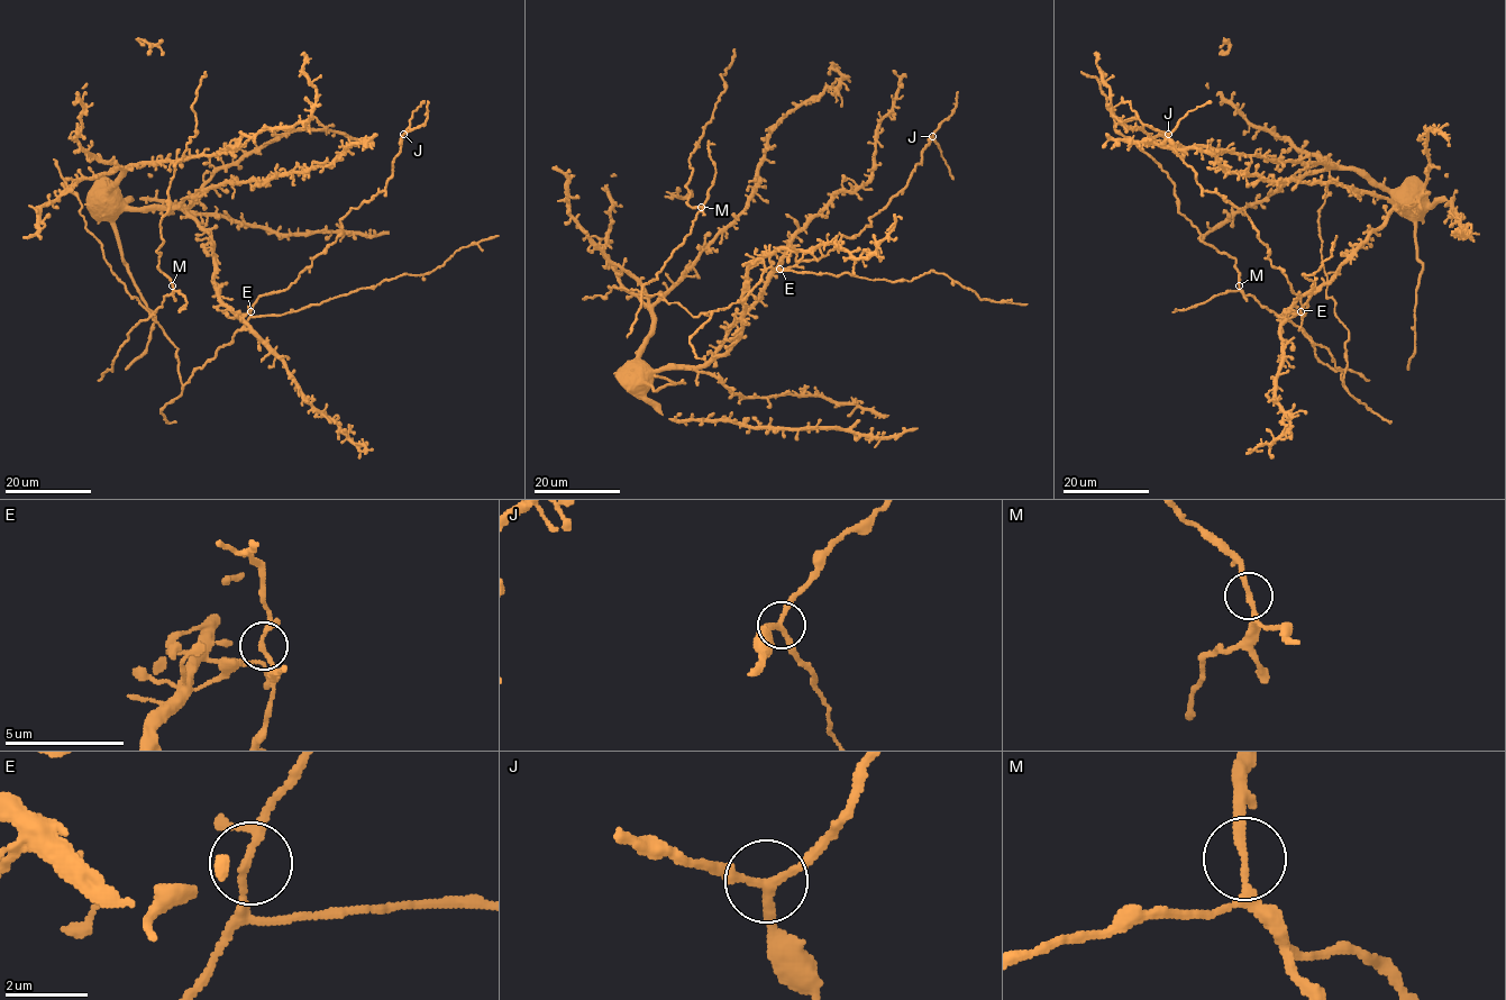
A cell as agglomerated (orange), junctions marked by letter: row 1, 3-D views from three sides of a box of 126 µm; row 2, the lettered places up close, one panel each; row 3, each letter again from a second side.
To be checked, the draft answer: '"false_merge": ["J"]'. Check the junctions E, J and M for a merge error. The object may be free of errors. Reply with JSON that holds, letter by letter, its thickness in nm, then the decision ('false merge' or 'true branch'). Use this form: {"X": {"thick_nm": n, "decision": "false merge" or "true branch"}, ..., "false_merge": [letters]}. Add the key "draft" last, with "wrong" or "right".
{"E": {"thick_nm": 160, "decision": "true branch"}, "J": {"thick_nm": 200, "decision": "true branch"}, "M": {"thick_nm": 170, "decision": "true branch"}, "false_merge": [], "draft": "wrong"}

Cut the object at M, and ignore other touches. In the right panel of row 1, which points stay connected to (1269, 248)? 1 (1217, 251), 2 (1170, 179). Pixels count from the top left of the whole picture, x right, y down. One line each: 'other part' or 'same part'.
1: other part
2: other part

